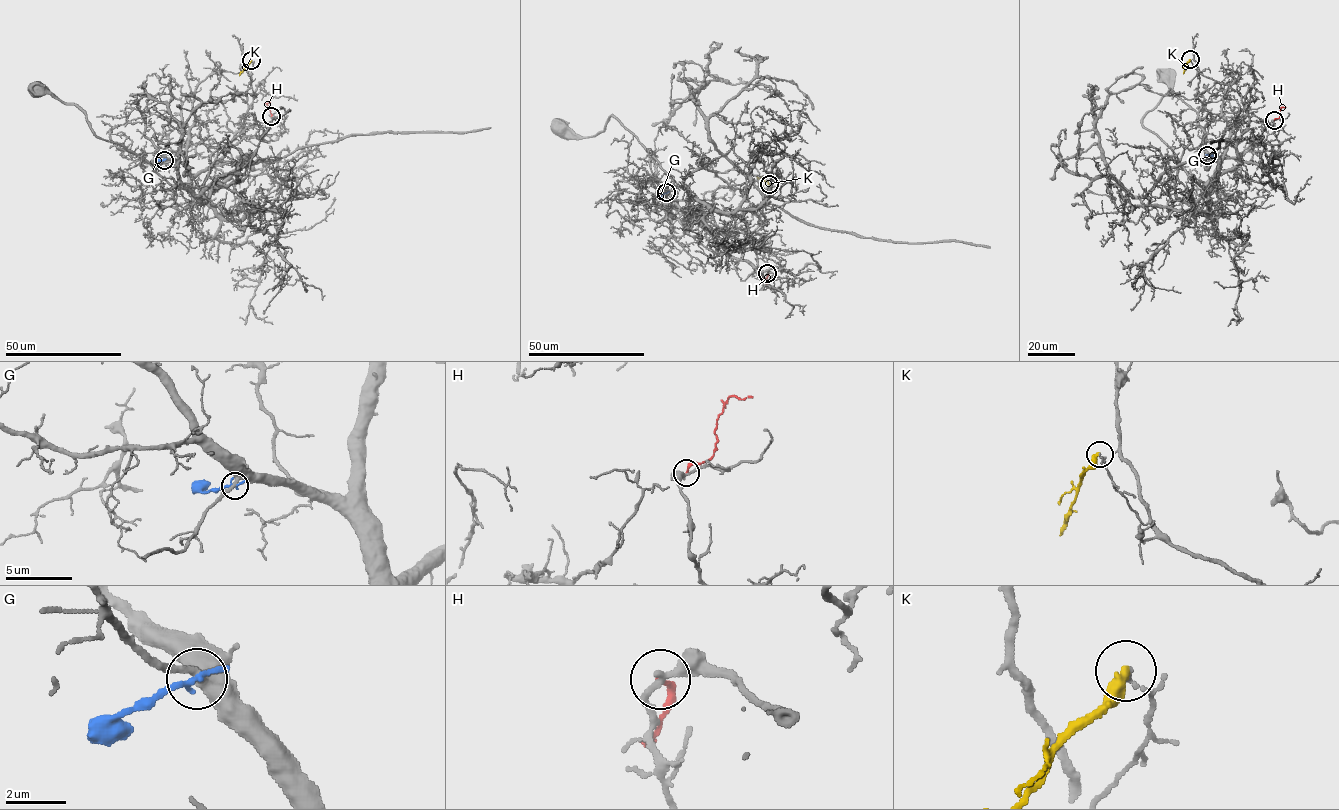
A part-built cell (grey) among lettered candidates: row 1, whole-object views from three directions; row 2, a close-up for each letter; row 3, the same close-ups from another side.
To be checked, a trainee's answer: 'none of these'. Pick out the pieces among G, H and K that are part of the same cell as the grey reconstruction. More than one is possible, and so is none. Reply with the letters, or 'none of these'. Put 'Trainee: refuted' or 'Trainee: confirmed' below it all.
none of these
Trainee: confirmed

